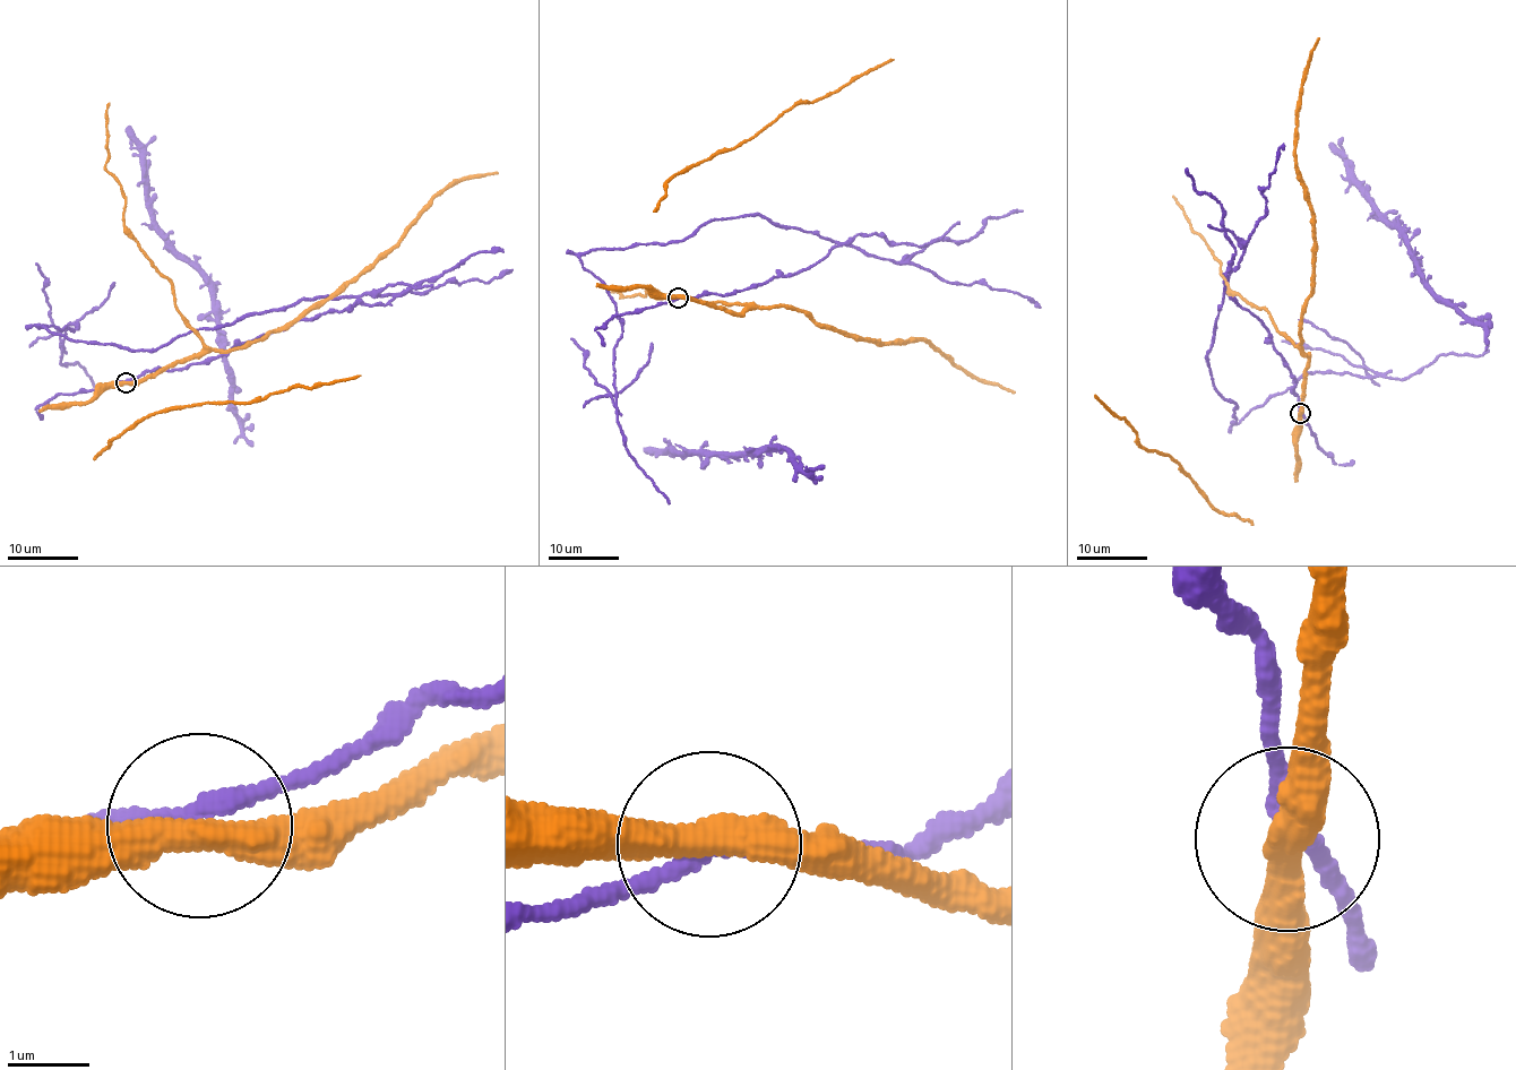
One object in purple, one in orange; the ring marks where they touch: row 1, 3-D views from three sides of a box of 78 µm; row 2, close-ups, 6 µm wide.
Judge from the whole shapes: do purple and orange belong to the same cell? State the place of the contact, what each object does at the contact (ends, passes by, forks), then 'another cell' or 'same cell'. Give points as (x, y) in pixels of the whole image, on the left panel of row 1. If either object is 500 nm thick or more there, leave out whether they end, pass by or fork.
(126, 382) | purple passes by | orange passes by | same cell

